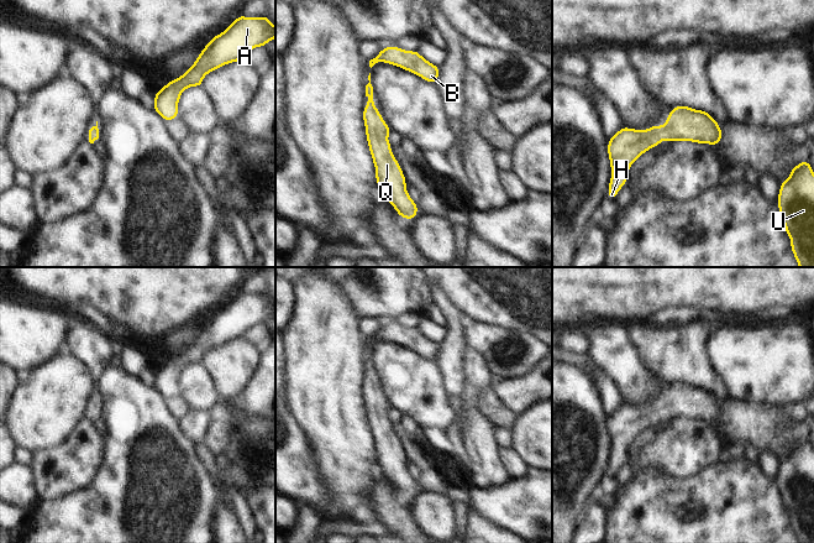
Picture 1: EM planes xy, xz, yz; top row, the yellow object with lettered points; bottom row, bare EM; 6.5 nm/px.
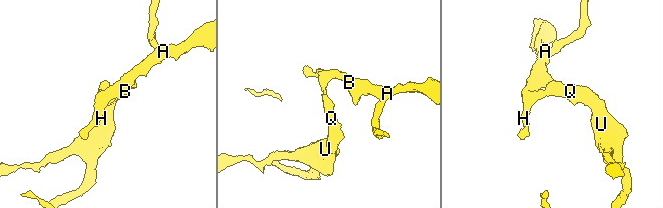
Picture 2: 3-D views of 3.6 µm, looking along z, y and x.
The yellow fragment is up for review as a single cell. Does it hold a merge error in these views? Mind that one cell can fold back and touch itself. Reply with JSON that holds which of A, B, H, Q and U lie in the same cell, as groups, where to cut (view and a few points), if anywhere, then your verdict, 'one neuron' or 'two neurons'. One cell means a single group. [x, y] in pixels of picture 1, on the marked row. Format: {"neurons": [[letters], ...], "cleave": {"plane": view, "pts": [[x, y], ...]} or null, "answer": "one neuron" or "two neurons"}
{"neurons": [["A", "B", "H", "Q", "U"]], "cleave": null, "answer": "one neuron"}

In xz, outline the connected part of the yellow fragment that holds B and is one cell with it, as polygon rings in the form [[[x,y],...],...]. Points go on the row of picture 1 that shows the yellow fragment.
[[[397,46],[382,48],[382,51],[369,61],[369,67],[372,68],[378,62],[413,72],[415,75],[435,85],[440,74],[438,66],[426,61],[417,51],[405,51]]]

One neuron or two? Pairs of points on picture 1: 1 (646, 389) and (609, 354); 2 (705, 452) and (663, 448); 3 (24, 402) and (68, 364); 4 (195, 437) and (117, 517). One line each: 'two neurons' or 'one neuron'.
1: one neuron
2: one neuron
3: one neuron
4: two neurons

